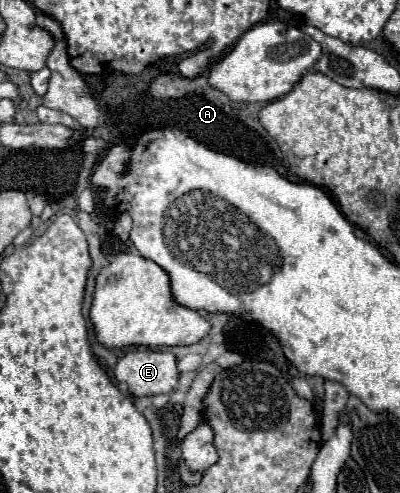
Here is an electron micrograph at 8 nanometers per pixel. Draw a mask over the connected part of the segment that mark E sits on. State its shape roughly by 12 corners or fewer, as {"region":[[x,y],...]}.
{"region":[[132,350],[114,378],[132,396],[172,392],[176,358],[168,350]]}

